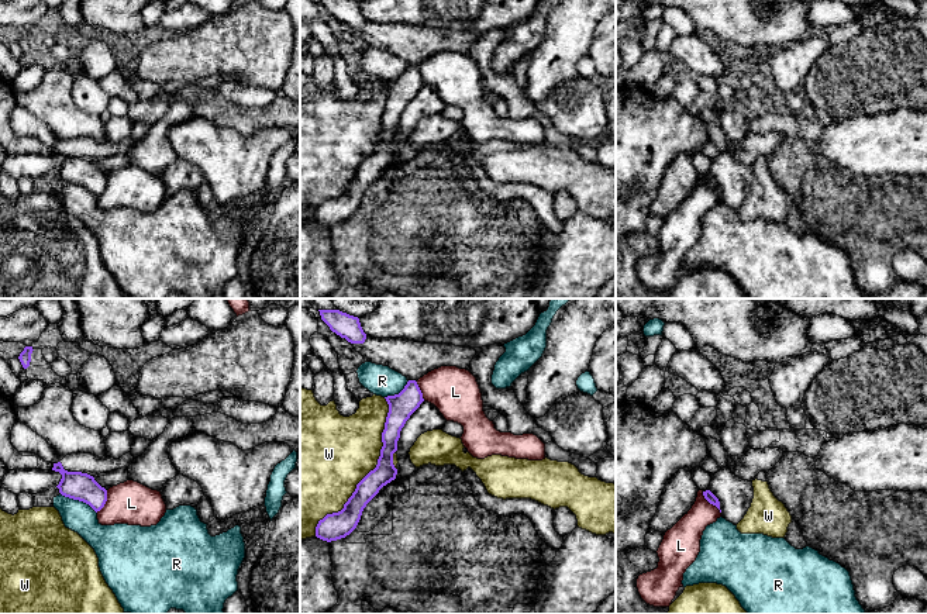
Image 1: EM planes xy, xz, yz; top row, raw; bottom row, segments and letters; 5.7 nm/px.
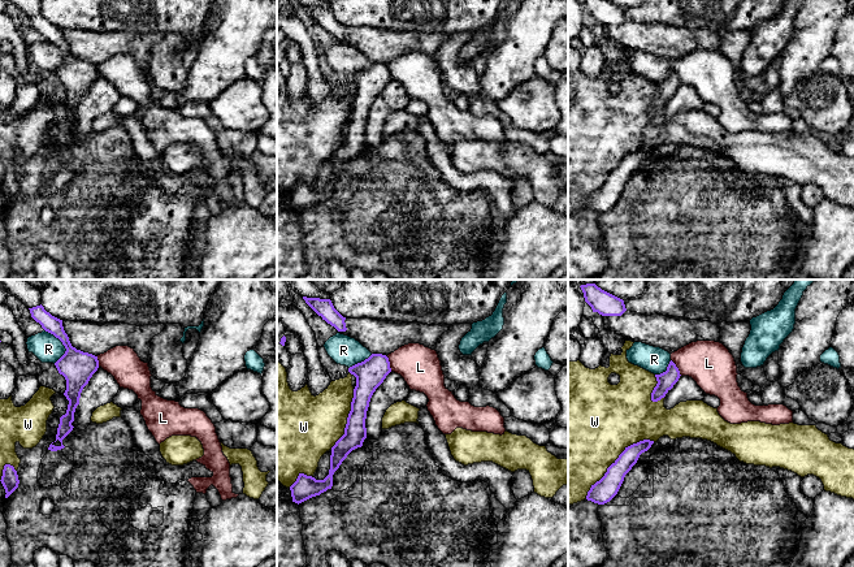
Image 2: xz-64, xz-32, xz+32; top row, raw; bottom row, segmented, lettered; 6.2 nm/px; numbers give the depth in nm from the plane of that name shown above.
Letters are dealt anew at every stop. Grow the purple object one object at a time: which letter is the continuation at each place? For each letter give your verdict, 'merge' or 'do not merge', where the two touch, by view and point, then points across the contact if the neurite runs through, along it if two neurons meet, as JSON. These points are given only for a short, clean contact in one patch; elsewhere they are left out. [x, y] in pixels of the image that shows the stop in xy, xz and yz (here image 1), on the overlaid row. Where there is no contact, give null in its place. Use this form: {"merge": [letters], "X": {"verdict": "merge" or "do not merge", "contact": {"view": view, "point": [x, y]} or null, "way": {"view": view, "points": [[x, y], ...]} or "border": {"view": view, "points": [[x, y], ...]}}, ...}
{"merge": ["R"], "L": {"verdict": "do not merge", "contact": {"view": "yz", "point": [710, 503]}, "border": {"view": "yz", "points": [[702, 492], [720, 513]]}}, "R": {"verdict": "merge", "contact": {"view": "xy", "point": [79, 500]}}, "W": {"verdict": "do not merge", "contact": {"view": "xz", "point": [369, 472]}}}

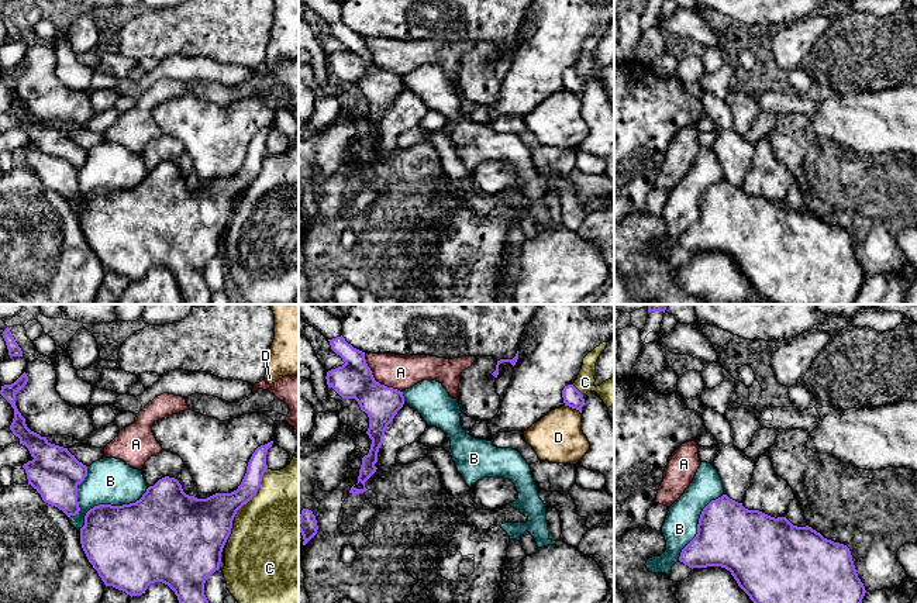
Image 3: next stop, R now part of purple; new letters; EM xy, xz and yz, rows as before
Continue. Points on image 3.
{"merge": [], "A": {"verdict": "do not merge", "contact": {"view": "xz", "point": [375, 381]}}, "B": {"verdict": "do not merge", "contact": {"view": "xy", "point": [109, 505]}}, "C": {"verdict": "do not merge", "contact": {"view": "xy", "point": [255, 492]}}, "D": {"verdict": "do not merge", "contact": {"view": "xz", "point": [572, 407]}}}

